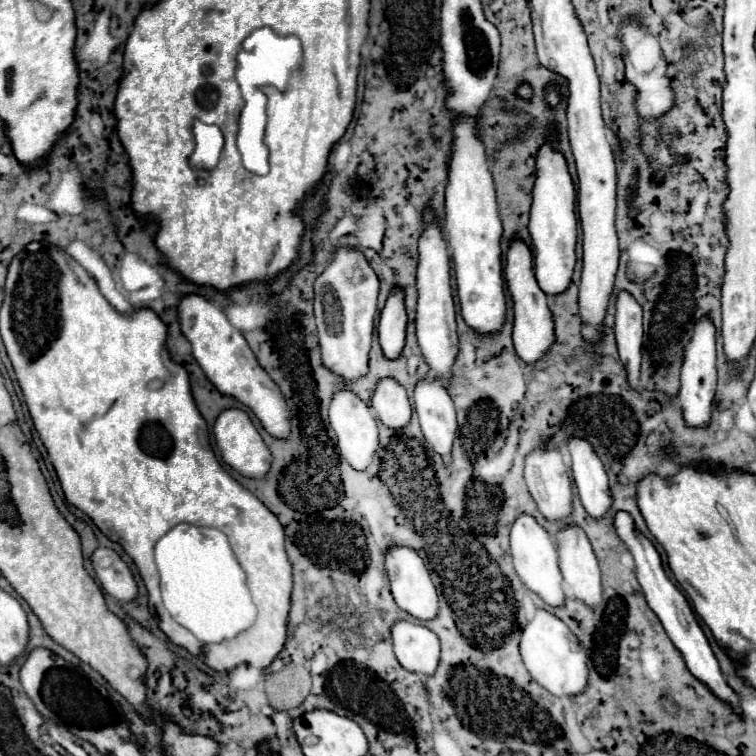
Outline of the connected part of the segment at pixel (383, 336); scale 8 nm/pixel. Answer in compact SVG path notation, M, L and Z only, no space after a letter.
M397 287L389 295L379 321L379 343L387 359L397 359L405 347L407 313L403 305L403 291Z

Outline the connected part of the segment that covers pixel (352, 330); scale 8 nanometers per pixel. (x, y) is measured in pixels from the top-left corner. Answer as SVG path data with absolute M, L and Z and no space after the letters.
M339 247L329 267L315 281L315 319L325 369L351 383L369 371L369 349L373 319L377 311L379 279L363 253L353 247Z

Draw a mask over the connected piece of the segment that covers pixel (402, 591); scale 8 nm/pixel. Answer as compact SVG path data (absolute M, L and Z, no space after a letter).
M393 547L387 553L385 567L387 567L387 573L389 573L389 581L391 581L391 593L393 593L395 601L397 601L397 605L403 611L407 611L409 615L413 615L413 617L417 617L421 621L435 619L437 617L437 611L439 611L439 599L437 599L435 585L431 581L429 569L425 567L423 559L413 549Z

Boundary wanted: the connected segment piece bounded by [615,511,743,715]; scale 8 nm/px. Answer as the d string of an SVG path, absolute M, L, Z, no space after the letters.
M619 511L619 513L615 515L615 529L617 529L619 537L625 541L625 545L629 547L629 553L631 553L633 559L635 559L635 573L637 573L637 579L639 579L643 591L645 591L645 597L647 597L649 607L657 613L657 617L659 617L659 621L663 623L663 627L665 627L665 631L667 631L667 635L669 635L669 639L671 639L673 645L679 649L679 653L683 655L685 665L687 665L687 669L691 671L691 675L697 677L701 683L705 683L705 685L709 687L709 691L713 691L713 695L715 695L719 701L727 703L727 705L733 709L733 713L741 715L743 709L741 709L741 703L739 703L739 699L737 699L737 693L725 683L725 679L723 679L723 675L721 675L721 671L719 671L719 663L717 663L717 659L715 659L715 655L713 655L713 651L711 651L711 647L709 647L709 641L707 641L707 637L703 635L703 631L701 631L701 627L699 627L699 623L697 623L697 619L695 619L695 615L693 615L693 611L691 611L687 599L685 599L683 593L667 579L657 549L651 545L649 539L645 539L643 533L635 531L635 525L633 525L631 515L627 515L627 513L623 513L623 511Z

